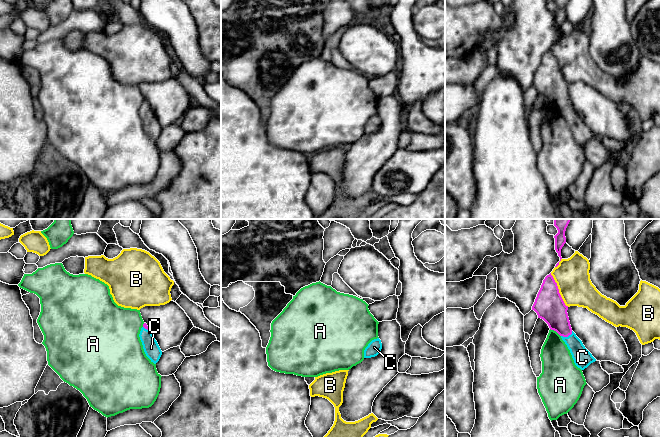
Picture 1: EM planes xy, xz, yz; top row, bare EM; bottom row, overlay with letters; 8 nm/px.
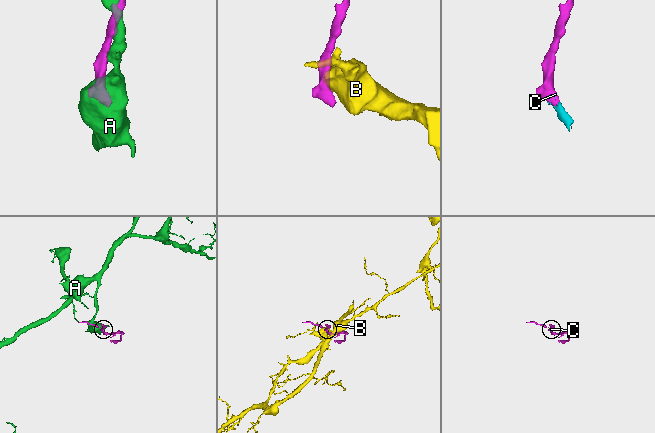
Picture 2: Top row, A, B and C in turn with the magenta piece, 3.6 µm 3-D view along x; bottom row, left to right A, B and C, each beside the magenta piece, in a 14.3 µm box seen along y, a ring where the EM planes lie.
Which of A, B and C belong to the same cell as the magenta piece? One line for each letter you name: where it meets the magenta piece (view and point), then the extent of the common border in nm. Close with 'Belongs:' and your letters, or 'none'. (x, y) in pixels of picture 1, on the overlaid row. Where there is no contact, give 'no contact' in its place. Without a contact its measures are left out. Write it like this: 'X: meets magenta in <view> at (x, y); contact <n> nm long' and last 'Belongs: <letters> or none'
C: meets magenta in yz at (567, 336); contact 100 nm long
Belongs: C

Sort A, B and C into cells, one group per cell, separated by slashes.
A / B / C

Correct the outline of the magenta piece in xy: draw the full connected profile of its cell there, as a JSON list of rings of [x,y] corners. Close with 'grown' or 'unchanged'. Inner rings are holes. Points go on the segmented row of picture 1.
[[[146,323],[143,324],[139,337],[146,356],[151,360],[151,362],[156,364],[162,355],[162,351]]]; grown

